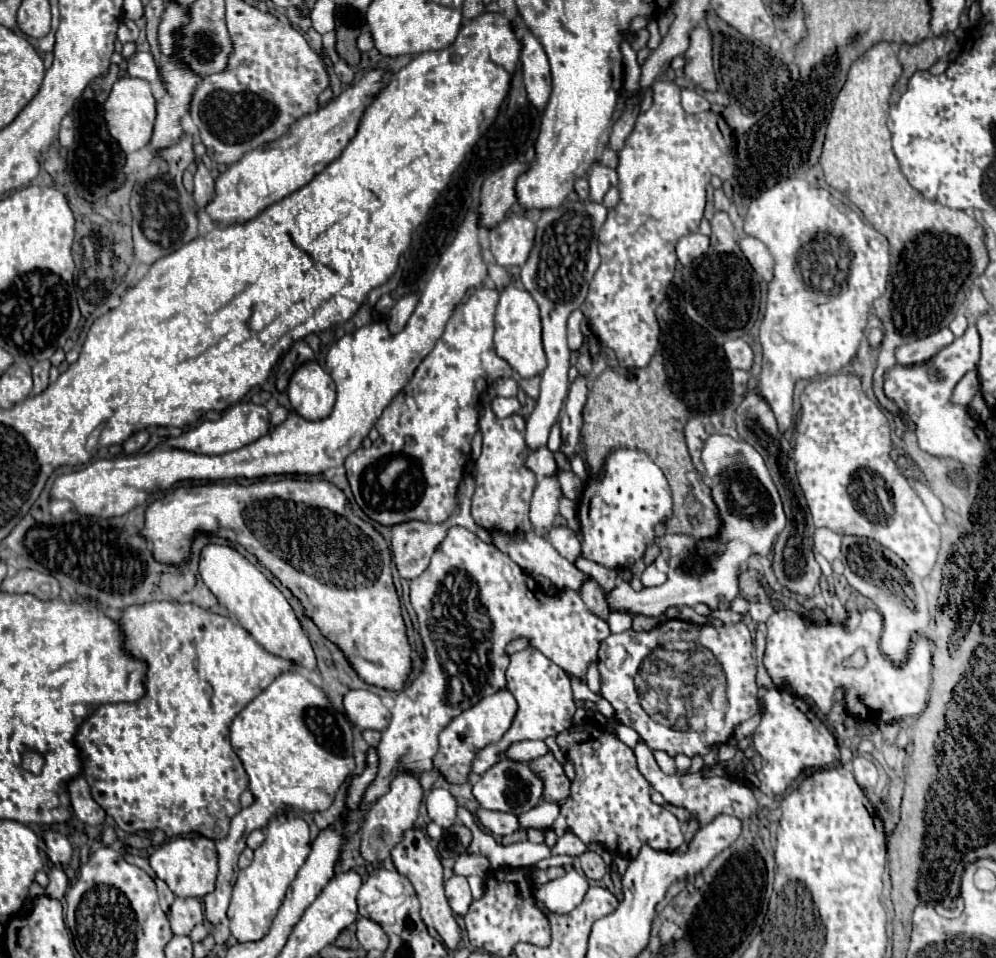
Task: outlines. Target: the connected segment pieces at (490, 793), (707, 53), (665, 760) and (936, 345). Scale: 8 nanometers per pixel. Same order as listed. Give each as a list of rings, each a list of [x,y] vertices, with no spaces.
[[[504,759],[498,761],[494,767],[490,767],[482,779],[474,785],[472,793],[478,799],[478,803],[484,809],[492,809],[492,811],[508,811],[514,815],[522,815],[534,807],[538,807],[542,803],[542,791],[544,791],[544,783],[542,777],[532,771],[528,767],[528,763],[518,763],[512,759]]]
[[[706,25],[690,33],[690,47],[686,51],[684,73],[704,91],[716,91],[716,77],[712,69],[712,39]]]
[[[654,751],[654,757],[656,757],[656,761],[664,773],[668,773],[668,775],[676,773],[676,765],[674,765],[674,759],[670,755],[666,755],[664,751]]]
[[[942,329],[934,335],[928,335],[924,339],[900,345],[896,349],[896,361],[904,367],[916,367],[918,363],[926,363],[926,359],[932,359],[942,347],[950,345],[954,341],[954,335],[950,329]]]

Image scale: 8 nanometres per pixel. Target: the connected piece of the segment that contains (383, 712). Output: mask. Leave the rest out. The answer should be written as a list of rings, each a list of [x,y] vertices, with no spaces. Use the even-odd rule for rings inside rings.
[[[364,689],[348,691],[344,697],[344,709],[348,719],[360,729],[386,729],[390,723],[390,711],[384,707],[382,699]]]

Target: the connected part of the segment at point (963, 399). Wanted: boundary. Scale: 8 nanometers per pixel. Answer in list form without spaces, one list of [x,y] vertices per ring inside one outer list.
[[[968,371],[968,373],[958,381],[958,385],[954,387],[952,403],[968,405],[968,403],[970,403],[970,399],[976,395],[976,391],[978,391],[978,389],[980,389],[980,381],[978,381],[976,371]]]

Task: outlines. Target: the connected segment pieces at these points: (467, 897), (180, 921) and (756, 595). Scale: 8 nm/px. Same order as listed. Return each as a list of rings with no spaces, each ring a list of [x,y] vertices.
[[[450,877],[446,883],[444,883],[444,889],[446,889],[446,897],[450,901],[450,907],[452,907],[452,913],[456,917],[462,917],[466,915],[470,903],[472,903],[472,893],[470,893],[470,887],[468,887],[468,881],[466,877]]]
[[[176,897],[176,901],[170,907],[170,927],[172,927],[172,933],[174,935],[190,935],[190,931],[198,923],[204,923],[204,907],[202,907],[200,899],[194,899],[194,897],[186,897],[186,899],[184,897]]]
[[[742,573],[738,577],[738,581],[740,581],[740,593],[742,593],[742,597],[746,601],[750,601],[750,603],[752,601],[768,601],[766,591],[760,585],[760,579],[762,579],[760,573]]]

